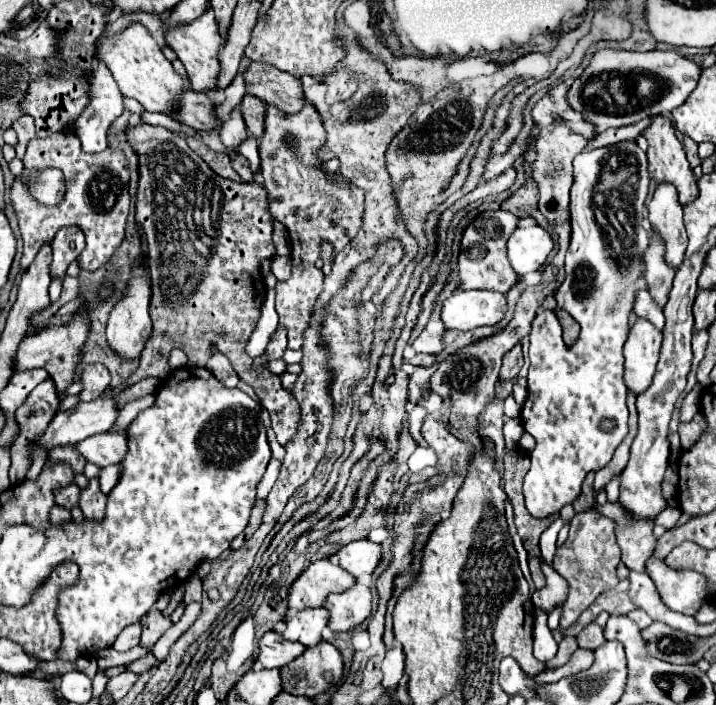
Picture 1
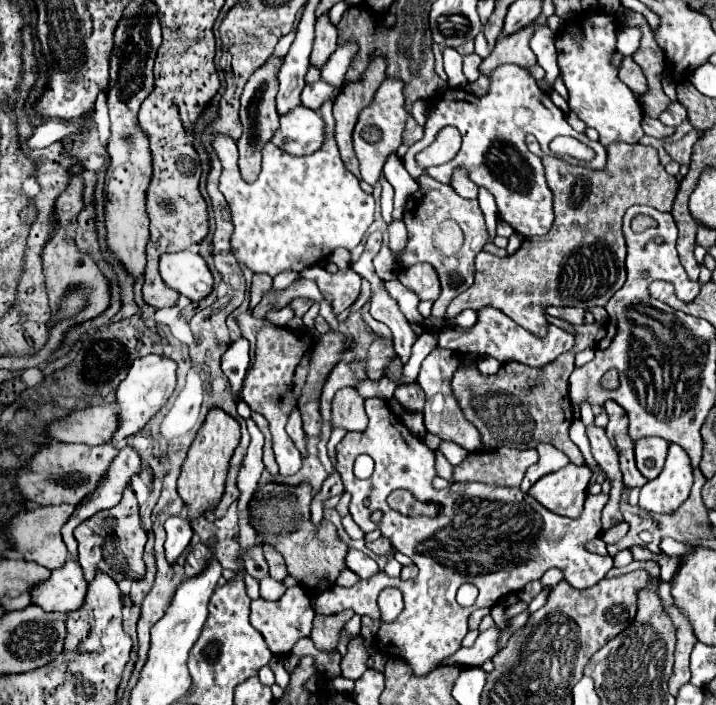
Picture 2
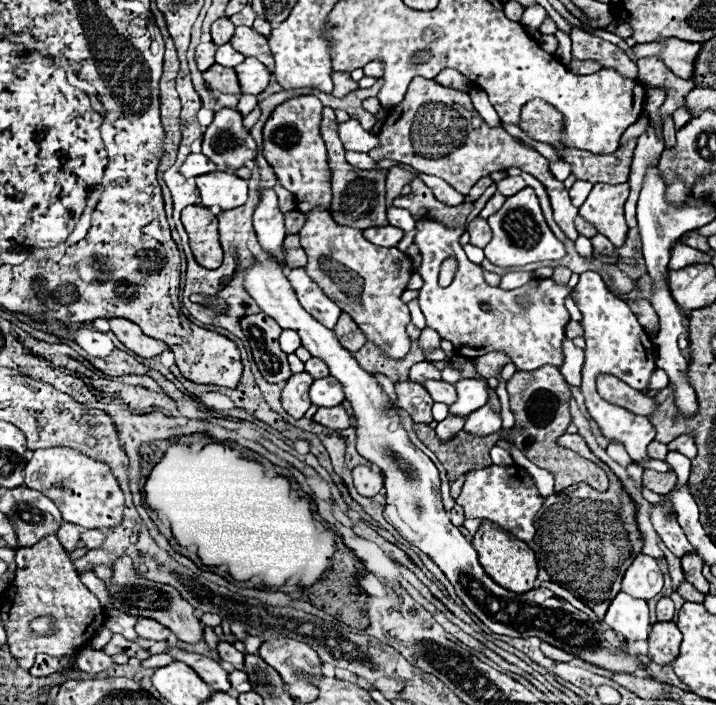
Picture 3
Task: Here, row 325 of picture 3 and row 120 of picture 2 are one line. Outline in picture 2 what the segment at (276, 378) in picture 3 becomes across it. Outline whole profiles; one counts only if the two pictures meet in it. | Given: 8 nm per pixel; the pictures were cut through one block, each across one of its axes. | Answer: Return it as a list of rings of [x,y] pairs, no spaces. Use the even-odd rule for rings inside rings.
[[[268,58],[266,64],[262,68],[258,68],[258,72],[254,72],[250,76],[250,80],[244,86],[244,92],[240,96],[240,120],[244,126],[244,134],[238,140],[238,150],[240,150],[240,172],[242,178],[246,182],[254,182],[260,174],[260,150],[262,144],[266,144],[270,140],[270,136],[276,132],[278,128],[278,112],[276,112],[276,104],[274,104],[274,96],[278,92],[278,82],[276,82],[276,74],[278,68],[282,64],[282,58]]]

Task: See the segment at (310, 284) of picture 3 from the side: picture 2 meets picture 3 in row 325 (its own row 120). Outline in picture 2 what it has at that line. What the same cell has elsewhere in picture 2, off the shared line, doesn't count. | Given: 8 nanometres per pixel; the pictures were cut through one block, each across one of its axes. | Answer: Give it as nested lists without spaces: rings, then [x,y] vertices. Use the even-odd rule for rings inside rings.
[[[326,100],[320,108],[318,114],[324,120],[324,144],[318,152],[308,154],[308,156],[290,156],[286,152],[278,152],[278,148],[264,144],[262,148],[262,172],[260,176],[248,184],[242,180],[240,170],[238,170],[238,142],[226,134],[214,134],[212,148],[216,150],[220,164],[222,164],[222,174],[220,174],[220,192],[224,194],[230,212],[232,212],[232,224],[234,232],[230,236],[232,244],[232,254],[238,264],[248,266],[252,272],[266,272],[272,278],[284,270],[294,270],[302,272],[304,268],[316,266],[324,260],[330,258],[330,254],[336,248],[346,248],[352,250],[360,244],[362,236],[366,234],[368,226],[374,220],[374,198],[372,194],[366,194],[358,178],[352,172],[346,172],[336,138],[334,138],[334,114],[332,114],[332,100]]]

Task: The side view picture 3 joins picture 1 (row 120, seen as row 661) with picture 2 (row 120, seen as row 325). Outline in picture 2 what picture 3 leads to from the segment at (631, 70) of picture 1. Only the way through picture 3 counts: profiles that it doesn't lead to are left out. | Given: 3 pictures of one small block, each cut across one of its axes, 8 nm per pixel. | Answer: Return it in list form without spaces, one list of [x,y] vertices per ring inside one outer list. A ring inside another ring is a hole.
[[[296,106],[280,114],[280,128],[270,142],[292,156],[306,156],[322,146],[322,136],[322,118],[318,112]]]

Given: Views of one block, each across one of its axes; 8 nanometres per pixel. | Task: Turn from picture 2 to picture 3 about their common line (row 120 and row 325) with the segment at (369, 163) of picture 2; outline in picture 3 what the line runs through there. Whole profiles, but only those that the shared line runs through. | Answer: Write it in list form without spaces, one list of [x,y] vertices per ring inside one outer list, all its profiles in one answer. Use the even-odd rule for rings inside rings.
[[[312,210],[306,214],[306,224],[298,236],[308,254],[308,276],[320,284],[330,300],[358,322],[358,328],[364,332],[368,342],[376,342],[388,358],[402,360],[406,352],[410,352],[410,338],[406,334],[410,310],[400,300],[404,286],[412,276],[408,256],[398,248],[386,250],[366,242],[362,230],[346,230],[344,226],[334,224],[330,214],[324,210]]]

